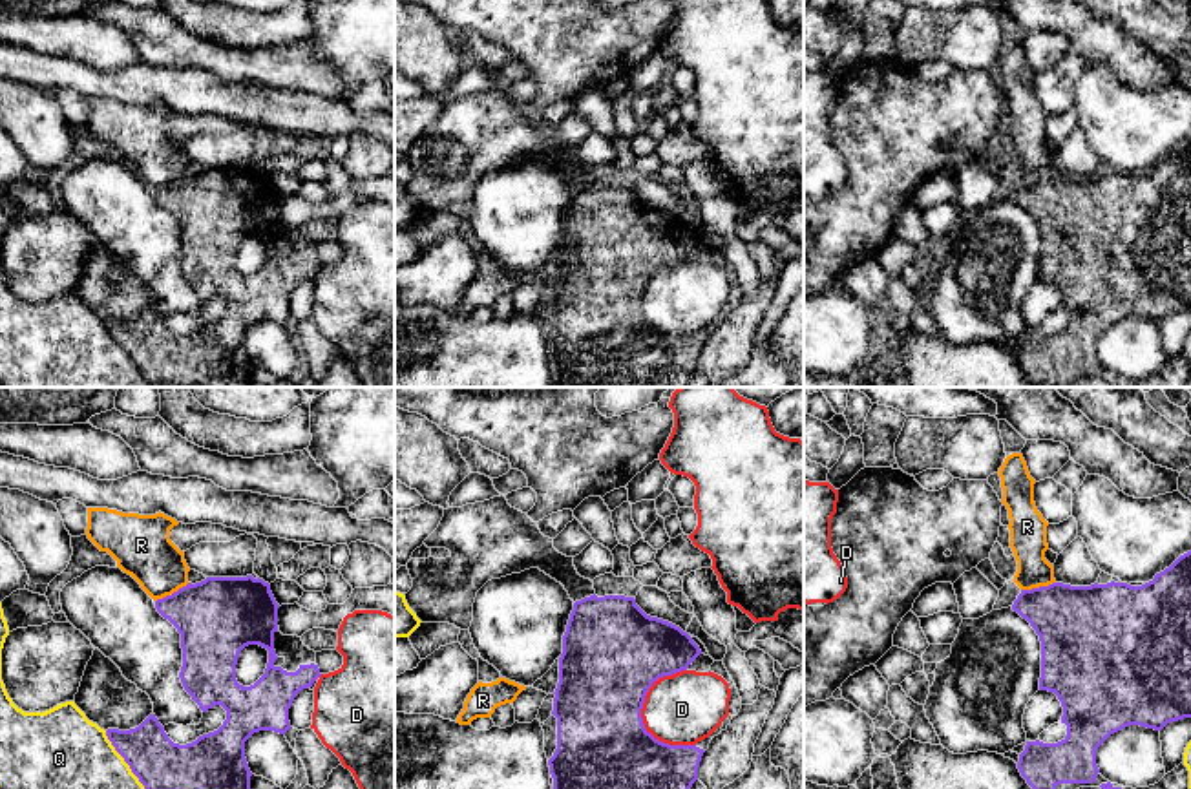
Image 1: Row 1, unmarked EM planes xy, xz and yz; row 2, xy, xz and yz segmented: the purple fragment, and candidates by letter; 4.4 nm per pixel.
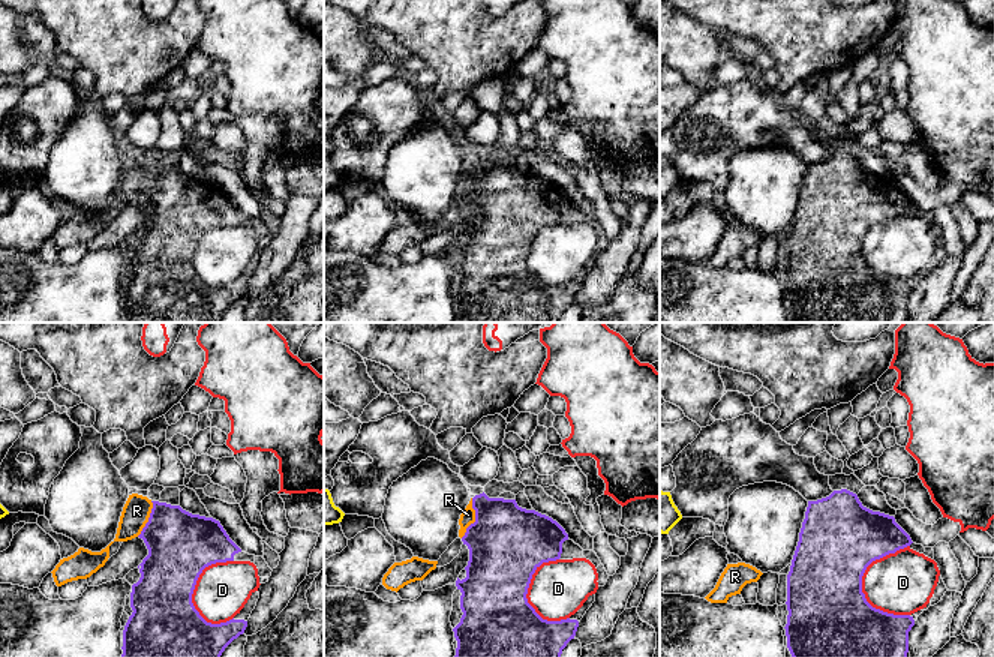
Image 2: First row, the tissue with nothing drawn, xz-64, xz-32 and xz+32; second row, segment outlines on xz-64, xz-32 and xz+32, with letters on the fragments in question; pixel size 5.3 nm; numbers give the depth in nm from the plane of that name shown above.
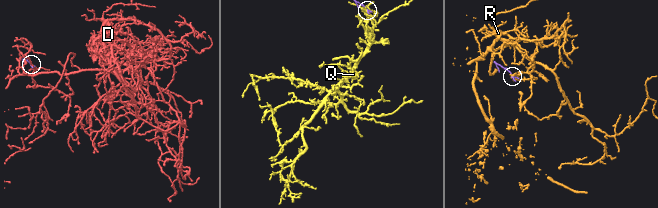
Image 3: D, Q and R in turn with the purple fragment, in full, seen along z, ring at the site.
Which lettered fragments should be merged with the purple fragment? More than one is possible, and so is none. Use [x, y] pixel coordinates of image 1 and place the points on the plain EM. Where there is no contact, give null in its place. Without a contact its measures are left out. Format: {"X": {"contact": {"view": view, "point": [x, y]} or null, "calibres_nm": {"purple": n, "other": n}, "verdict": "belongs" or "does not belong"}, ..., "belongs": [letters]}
{"D": {"contact": {"view": "xz", "point": [643, 293]}, "calibres_nm": {"purple": 440, "other": 320}, "verdict": "does not belong"}, "Q": {"contact": {"view": "xy", "point": [125, 351]}, "calibres_nm": {"purple": 240, "other": 500}, "verdict": "does not belong"}, "R": {"contact": {"view": "yz", "point": [1040, 178]}, "calibres_nm": {"purple": 360, "other": 160}, "verdict": "does not belong"}, "belongs": []}

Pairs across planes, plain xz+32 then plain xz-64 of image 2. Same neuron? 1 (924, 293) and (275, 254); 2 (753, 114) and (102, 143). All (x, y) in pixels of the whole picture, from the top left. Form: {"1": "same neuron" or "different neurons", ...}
{"1": "same neuron", "2": "different neurons"}

